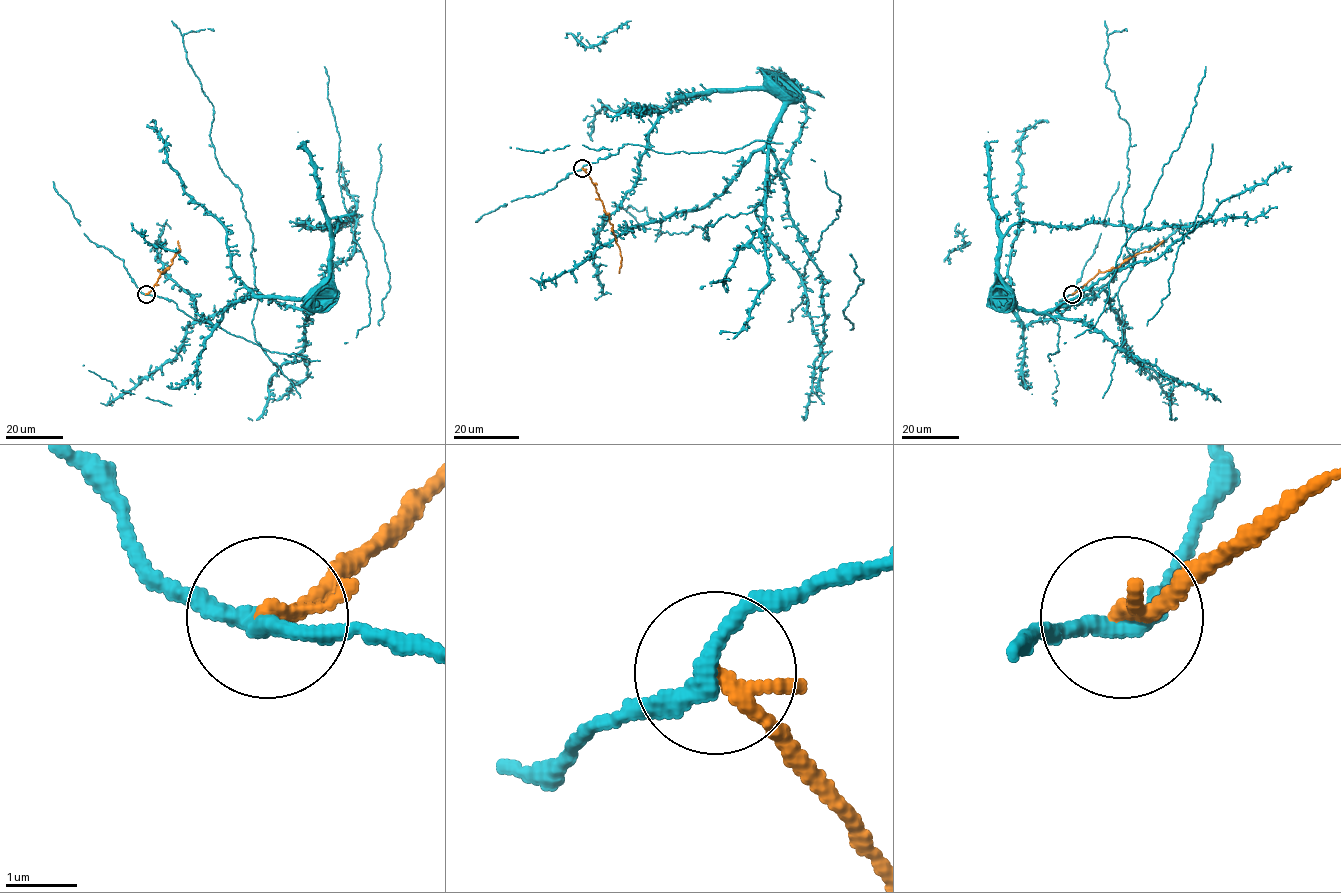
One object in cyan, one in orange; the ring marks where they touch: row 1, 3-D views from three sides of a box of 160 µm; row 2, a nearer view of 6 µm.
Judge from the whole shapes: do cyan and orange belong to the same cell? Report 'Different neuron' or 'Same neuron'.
Different neuron

